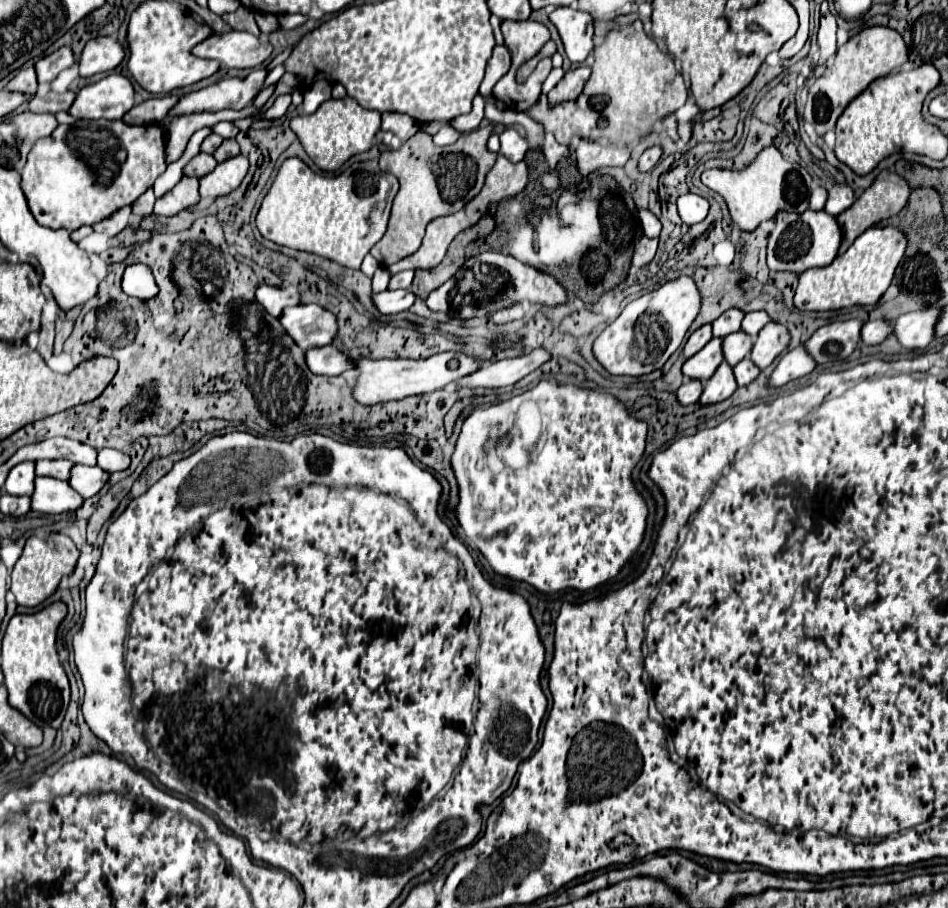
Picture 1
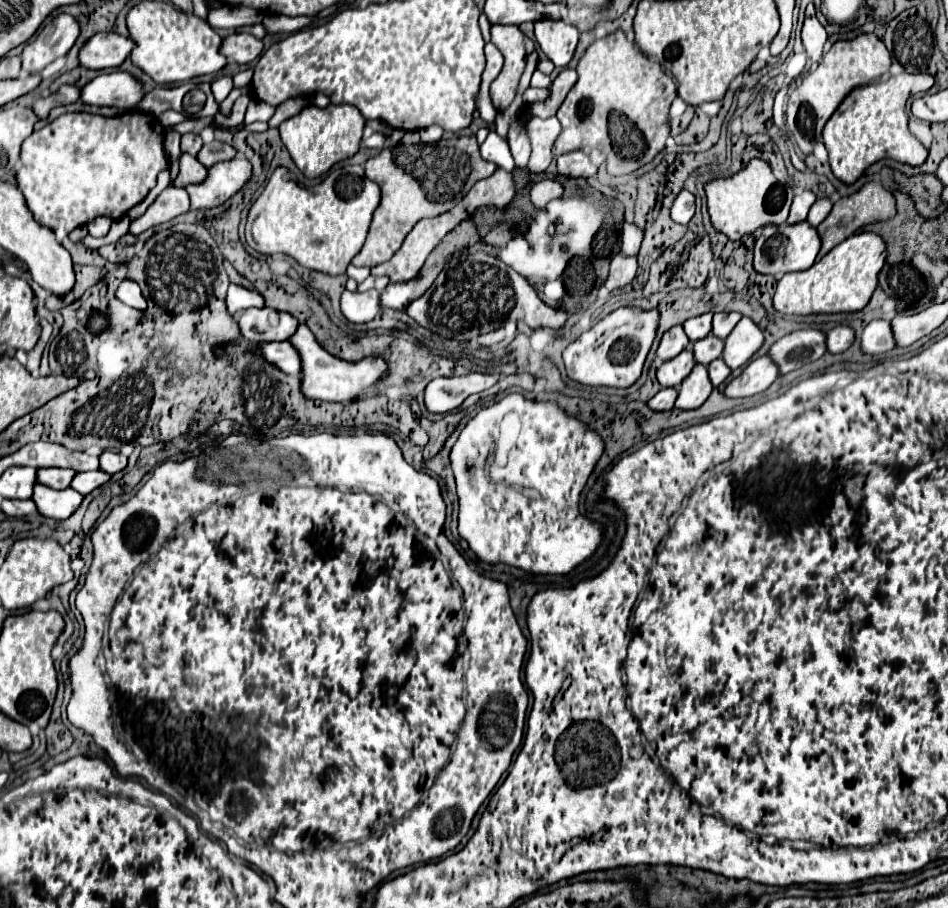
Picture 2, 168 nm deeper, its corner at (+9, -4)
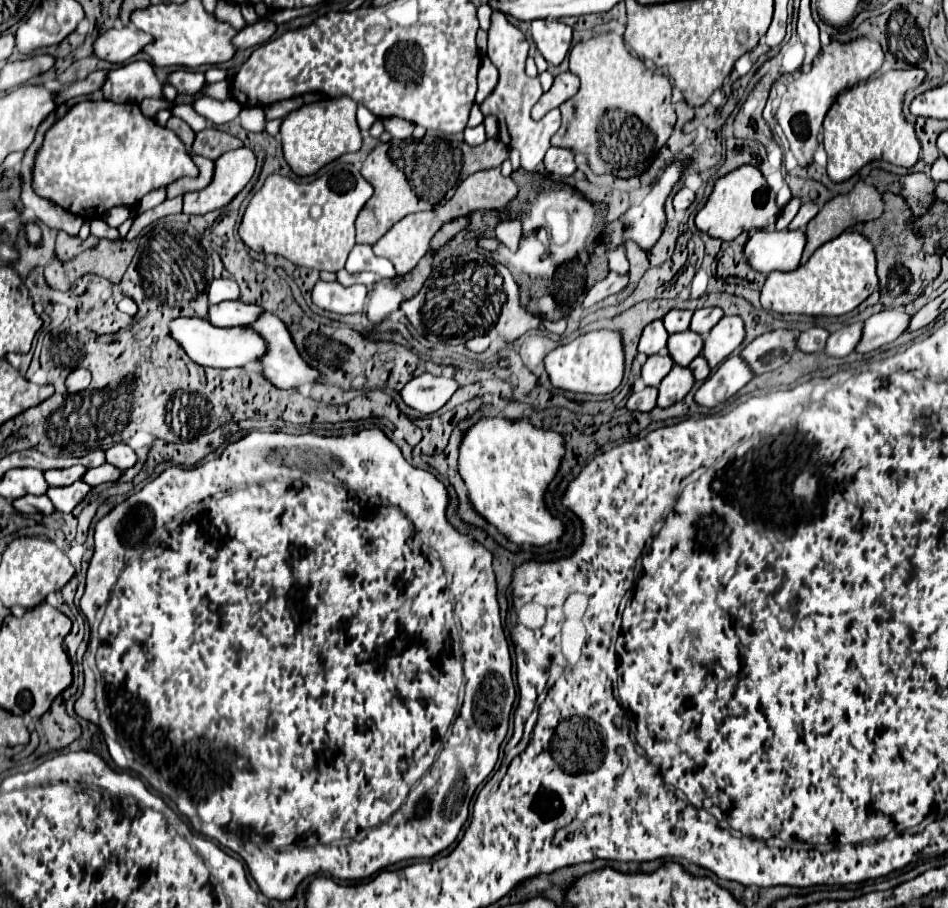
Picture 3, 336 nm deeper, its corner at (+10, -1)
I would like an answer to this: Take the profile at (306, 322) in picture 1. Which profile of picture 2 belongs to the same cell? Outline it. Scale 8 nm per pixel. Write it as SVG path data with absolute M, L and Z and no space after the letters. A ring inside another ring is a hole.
M244 309L236 317L242 339L246 341L286 341L298 327L298 321L276 309Z

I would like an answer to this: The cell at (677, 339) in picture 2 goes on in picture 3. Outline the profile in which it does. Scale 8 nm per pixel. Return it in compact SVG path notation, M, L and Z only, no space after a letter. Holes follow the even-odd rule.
M651 322L645 330L643 330L643 336L639 340L639 352L643 354L659 354L667 348L667 340L669 340L669 332L665 330L663 322Z

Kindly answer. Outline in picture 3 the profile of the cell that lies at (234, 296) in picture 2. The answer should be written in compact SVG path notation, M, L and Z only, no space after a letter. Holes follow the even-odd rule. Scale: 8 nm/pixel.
M219 278L219 280L211 282L211 286L207 288L207 296L209 296L211 304L219 304L225 300L239 300L241 292L239 292L239 286L235 280Z

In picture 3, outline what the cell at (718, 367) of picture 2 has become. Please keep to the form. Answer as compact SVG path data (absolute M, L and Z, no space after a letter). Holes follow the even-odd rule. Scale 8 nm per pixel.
M705 356L695 358L695 362L691 362L691 366L689 366L689 368L693 370L693 374L695 374L695 380L697 380L697 382L705 382L705 380L709 378L709 374L711 374L711 368L707 366Z

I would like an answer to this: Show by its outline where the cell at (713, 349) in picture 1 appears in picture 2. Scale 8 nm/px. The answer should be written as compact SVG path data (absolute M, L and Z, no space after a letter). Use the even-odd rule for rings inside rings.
M684 349L684 353L676 355L670 361L664 361L658 369L656 369L656 379L662 387L676 387L680 385L680 381L692 371L694 367L694 357L692 357L692 349Z

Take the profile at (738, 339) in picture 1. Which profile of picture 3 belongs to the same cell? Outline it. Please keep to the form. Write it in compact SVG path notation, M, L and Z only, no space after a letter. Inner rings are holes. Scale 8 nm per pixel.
M691 330L671 334L667 342L671 358L675 358L675 364L679 366L689 366L703 350L703 338Z

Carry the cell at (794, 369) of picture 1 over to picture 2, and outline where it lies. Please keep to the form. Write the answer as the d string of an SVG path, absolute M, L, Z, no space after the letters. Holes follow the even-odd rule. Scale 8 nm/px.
M756 357L752 359L738 377L732 377L728 385L724 387L726 397L746 397L756 395L768 389L778 377L778 367L774 361L768 361L768 357Z

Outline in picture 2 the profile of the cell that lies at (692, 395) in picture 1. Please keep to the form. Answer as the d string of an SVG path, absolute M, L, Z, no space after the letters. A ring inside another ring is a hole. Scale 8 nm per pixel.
M670 387L670 389L660 389L652 399L646 401L646 405L652 411L668 411L674 407L674 401L676 401L676 389Z

